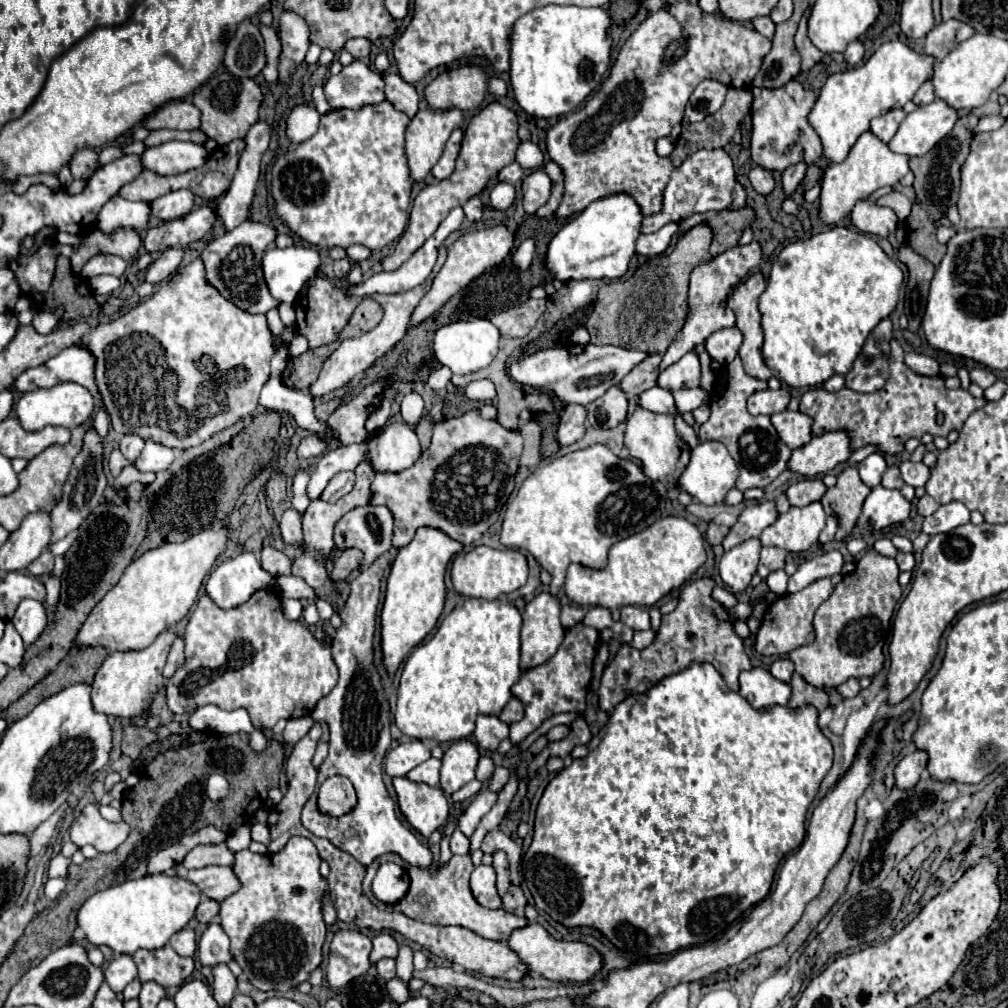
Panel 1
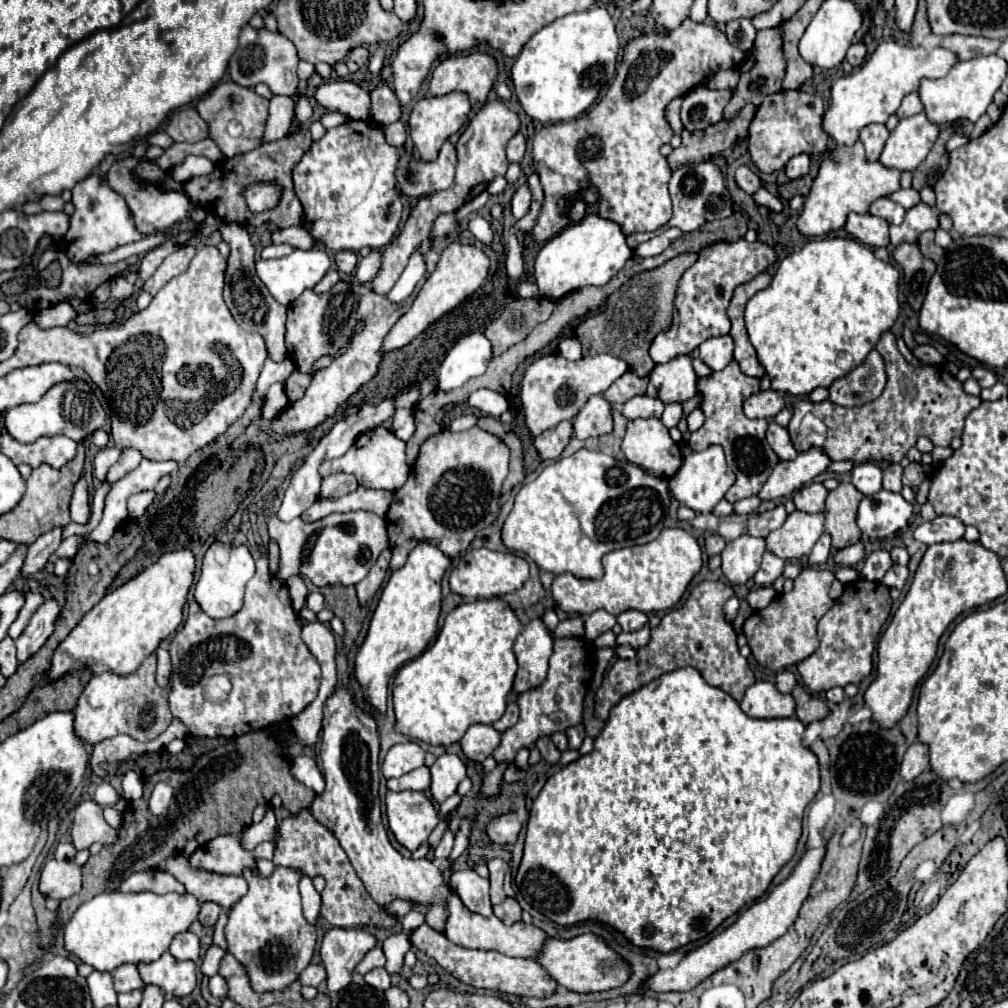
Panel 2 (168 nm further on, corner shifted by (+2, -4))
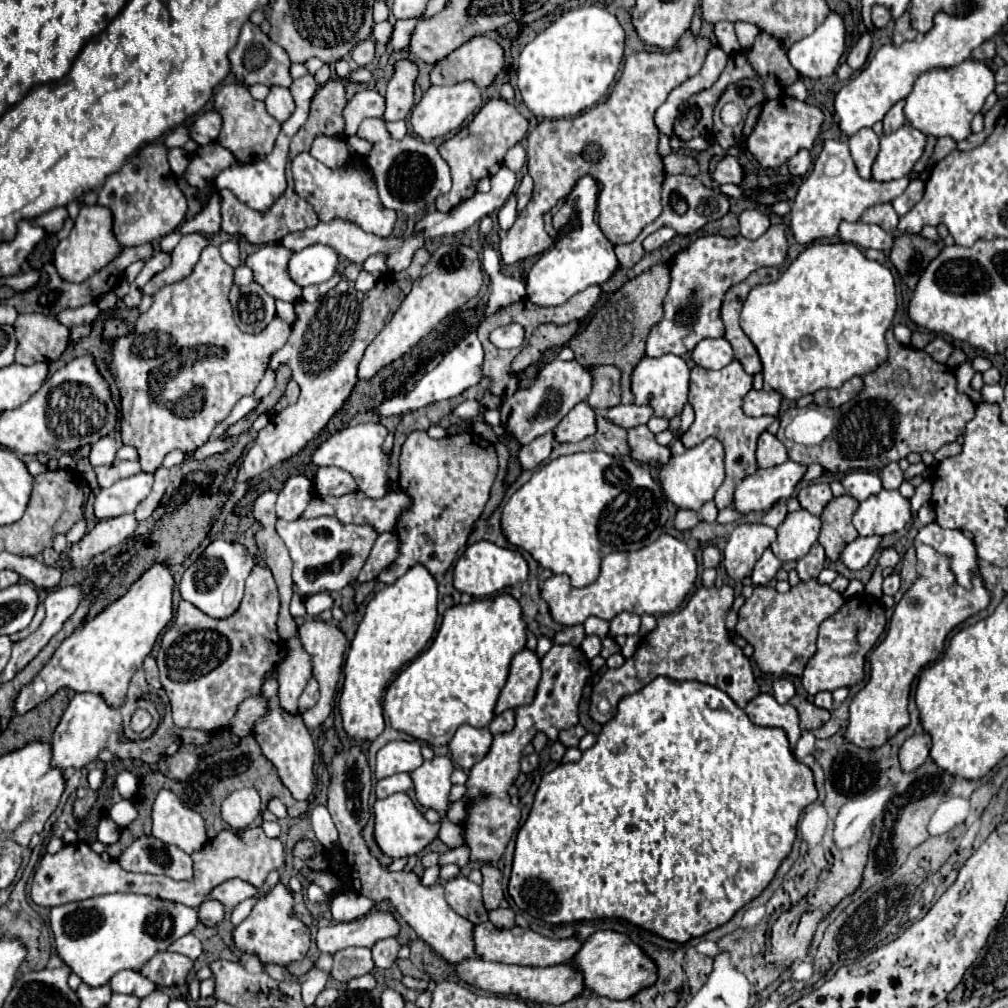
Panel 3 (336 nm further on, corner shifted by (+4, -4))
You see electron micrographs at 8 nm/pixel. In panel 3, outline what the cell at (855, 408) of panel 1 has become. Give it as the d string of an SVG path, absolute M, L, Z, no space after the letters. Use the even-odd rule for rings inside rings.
M892 329L886 331L886 343L888 359L864 375L864 391L858 397L838 409L818 407L824 415L834 419L834 431L822 441L822 449L808 451L804 445L788 443L784 429L794 419L796 409L788 409L782 415L776 437L788 447L792 461L804 465L818 461L832 473L846 473L848 469L878 471L890 461L904 459L912 451L934 453L964 433L966 423L974 417L976 405L970 397L958 393L954 371L948 365L932 361L932 357L920 349L898 345Z

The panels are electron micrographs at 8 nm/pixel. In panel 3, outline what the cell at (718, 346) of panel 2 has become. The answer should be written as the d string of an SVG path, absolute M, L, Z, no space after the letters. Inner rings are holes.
M720 337L720 339L702 339L696 345L696 353L692 351L692 359L696 361L696 365L704 369L722 369L734 359L734 355L730 343L724 337Z

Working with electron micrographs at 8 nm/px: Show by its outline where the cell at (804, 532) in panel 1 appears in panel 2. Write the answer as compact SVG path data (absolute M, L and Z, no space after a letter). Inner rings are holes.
M794 511L788 515L786 523L772 531L768 541L768 551L780 559L800 559L810 553L814 543L824 533L824 513L802 513Z

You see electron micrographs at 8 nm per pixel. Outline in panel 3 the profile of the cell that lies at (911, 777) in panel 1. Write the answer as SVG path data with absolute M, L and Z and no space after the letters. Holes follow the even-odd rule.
M916 733L900 747L900 767L904 773L918 769L930 755L930 737L926 733Z

